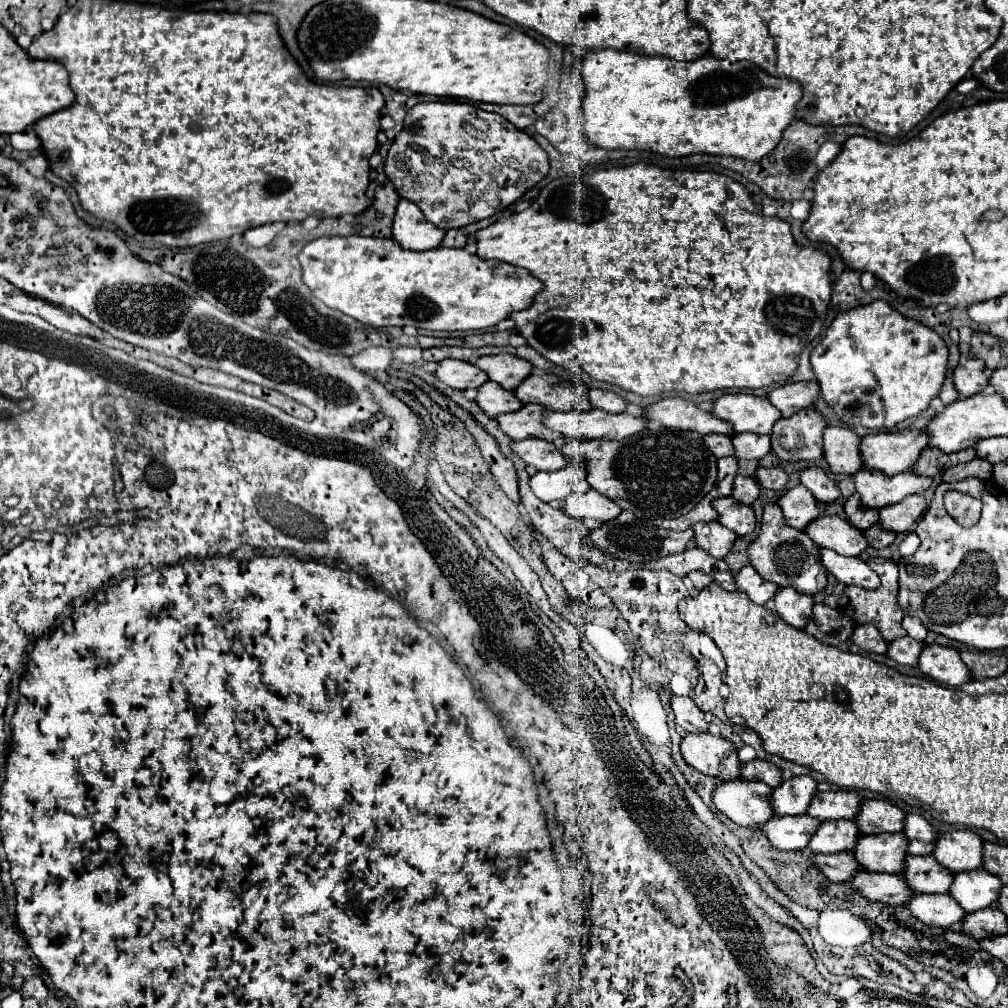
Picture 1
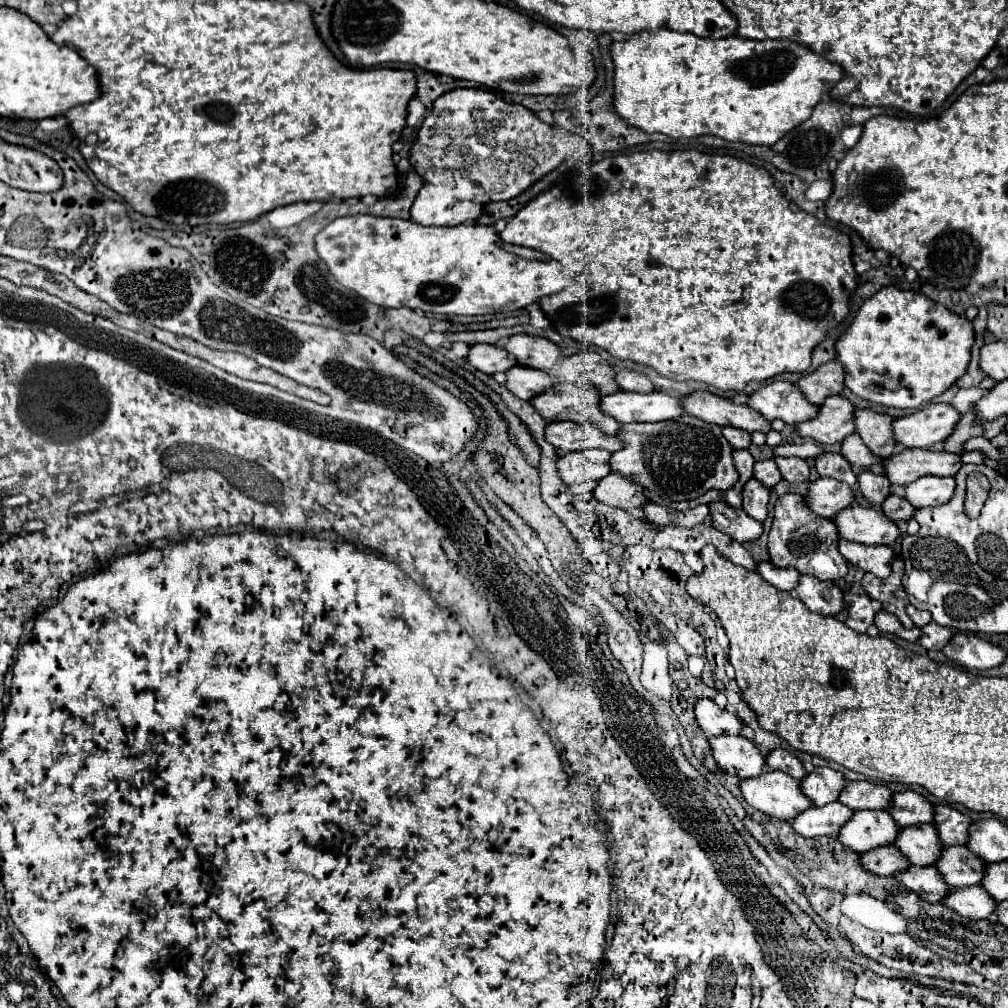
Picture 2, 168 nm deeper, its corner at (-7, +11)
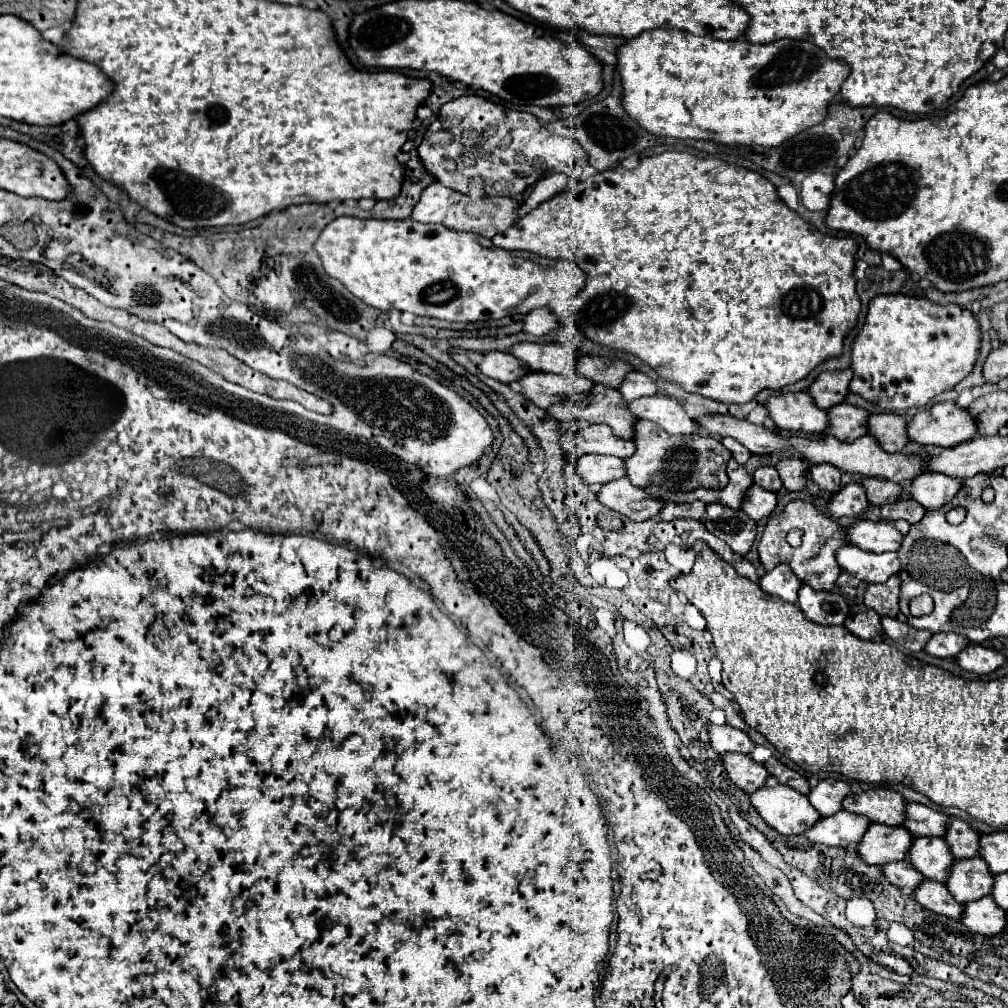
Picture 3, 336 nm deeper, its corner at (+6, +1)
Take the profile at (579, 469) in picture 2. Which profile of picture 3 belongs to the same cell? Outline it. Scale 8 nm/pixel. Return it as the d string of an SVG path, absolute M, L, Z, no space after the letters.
M585 454L577 460L577 474L587 484L607 484L609 480L625 476L625 468L621 458Z

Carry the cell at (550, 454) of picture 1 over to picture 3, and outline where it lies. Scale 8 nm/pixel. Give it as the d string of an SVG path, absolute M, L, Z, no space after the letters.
M593 424L579 428L575 432L563 434L559 438L559 446L567 454L583 456L583 454L605 454L605 456L617 456L617 458L629 458L633 454L635 446L631 440L617 438L611 434L609 426L605 424Z

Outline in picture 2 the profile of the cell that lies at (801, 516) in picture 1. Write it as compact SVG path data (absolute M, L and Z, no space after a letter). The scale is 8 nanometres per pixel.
M820 478L810 486L806 500L814 514L834 518L840 510L848 508L854 502L854 490L846 482L834 478Z

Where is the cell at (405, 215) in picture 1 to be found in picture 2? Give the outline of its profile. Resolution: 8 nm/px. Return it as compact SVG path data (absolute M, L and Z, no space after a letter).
M424 184L410 210L412 220L424 226L456 226L464 222L476 222L482 212L484 204L474 200L448 202L434 190L432 184Z

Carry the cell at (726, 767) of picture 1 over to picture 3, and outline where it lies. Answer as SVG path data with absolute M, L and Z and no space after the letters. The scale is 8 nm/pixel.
M721 754L721 764L729 776L729 780L739 786L743 792L753 792L759 786L765 784L765 778L769 776L763 764L757 764L747 754Z

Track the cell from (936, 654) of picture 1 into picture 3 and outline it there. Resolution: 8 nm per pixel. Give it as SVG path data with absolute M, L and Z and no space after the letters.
M969 644L957 654L955 662L965 672L973 672L977 676L983 676L983 674L991 674L999 666L1003 666L1005 656L1001 652L995 652L995 650L987 648L987 646L981 646L981 644Z

